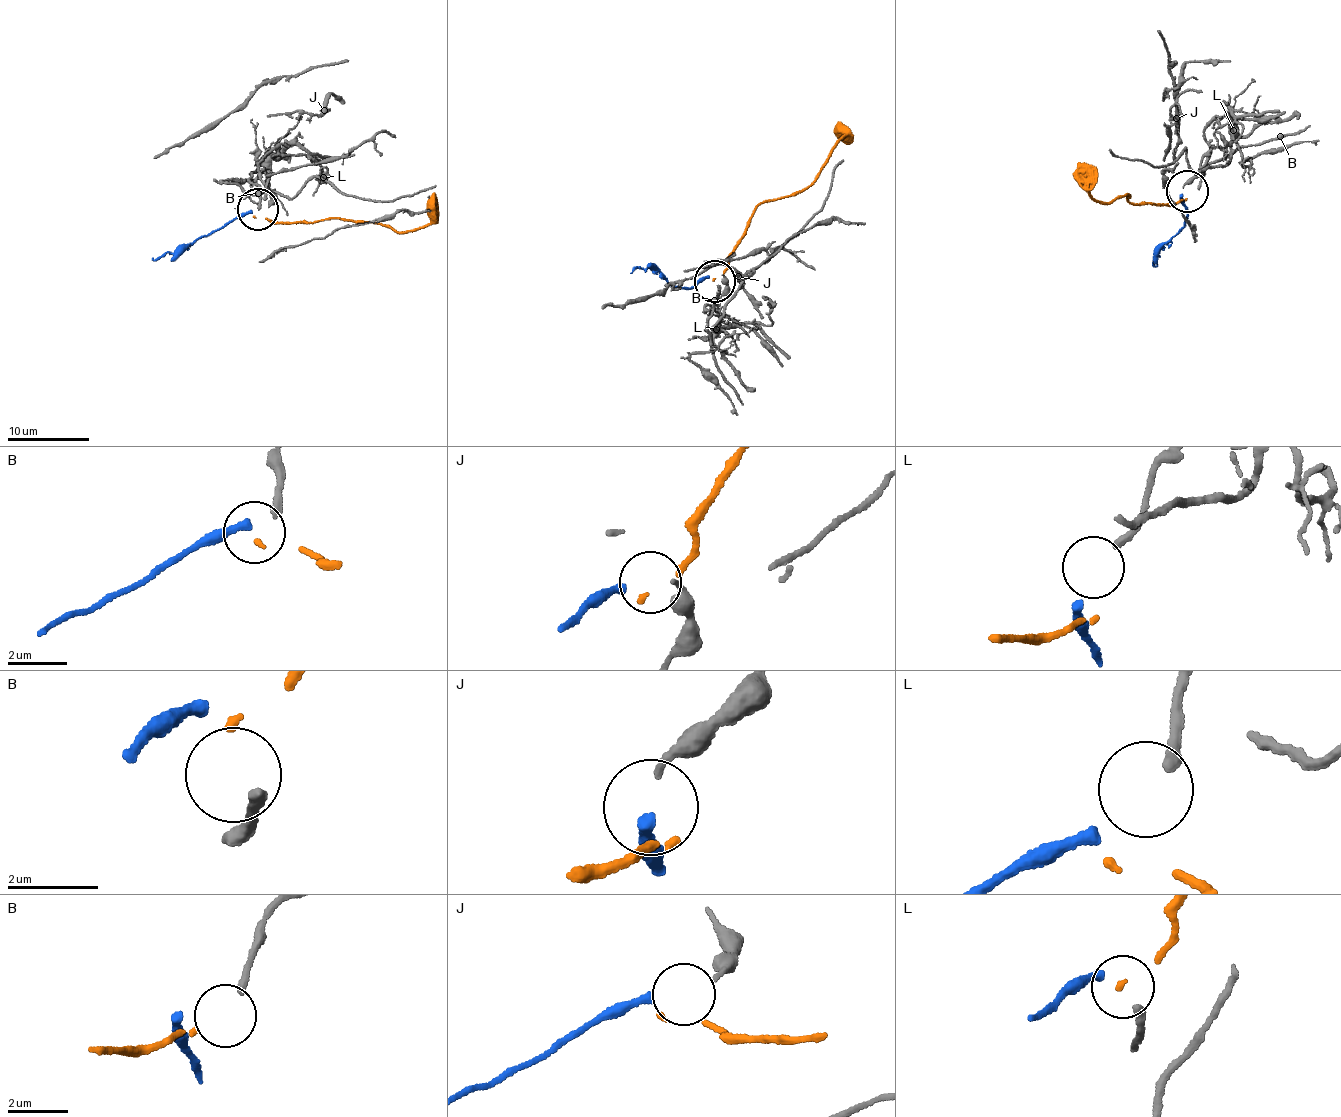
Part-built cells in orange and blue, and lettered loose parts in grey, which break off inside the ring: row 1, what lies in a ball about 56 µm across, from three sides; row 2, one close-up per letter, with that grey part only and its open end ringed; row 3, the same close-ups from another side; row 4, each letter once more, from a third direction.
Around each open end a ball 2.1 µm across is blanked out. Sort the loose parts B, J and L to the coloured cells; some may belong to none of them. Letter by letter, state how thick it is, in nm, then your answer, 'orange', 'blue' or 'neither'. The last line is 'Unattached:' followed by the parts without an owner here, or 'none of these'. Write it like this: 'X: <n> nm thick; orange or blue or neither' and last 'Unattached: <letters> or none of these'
B: 240 nm thick; orange
J: 200 nm thick; blue
L: 280 nm thick; neither
Unattached: L

